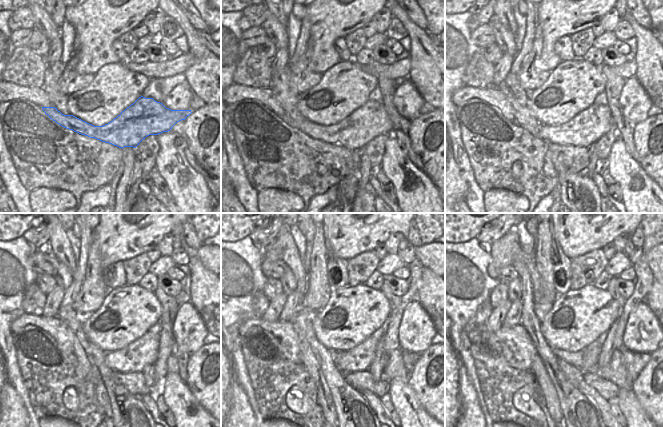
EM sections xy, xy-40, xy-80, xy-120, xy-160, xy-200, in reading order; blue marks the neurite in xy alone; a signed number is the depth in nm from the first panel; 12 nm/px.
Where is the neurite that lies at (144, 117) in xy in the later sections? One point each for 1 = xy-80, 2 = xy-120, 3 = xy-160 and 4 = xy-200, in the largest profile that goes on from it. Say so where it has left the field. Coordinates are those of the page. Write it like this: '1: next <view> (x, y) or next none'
1: next xy-80 (590, 125)
2: next xy-120 (143, 351)
3: next xy-160 (360, 358)
4: next xy-200 (592, 352)

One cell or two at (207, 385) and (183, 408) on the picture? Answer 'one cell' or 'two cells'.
two cells

